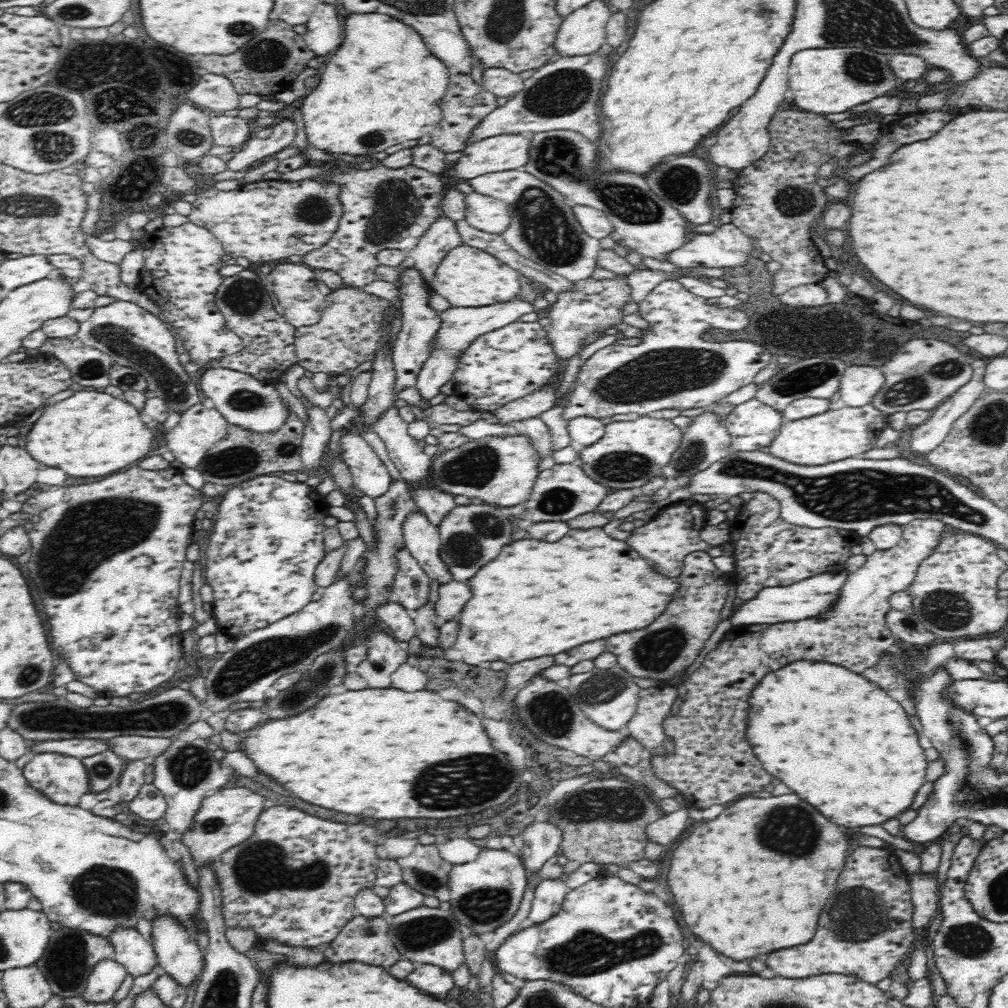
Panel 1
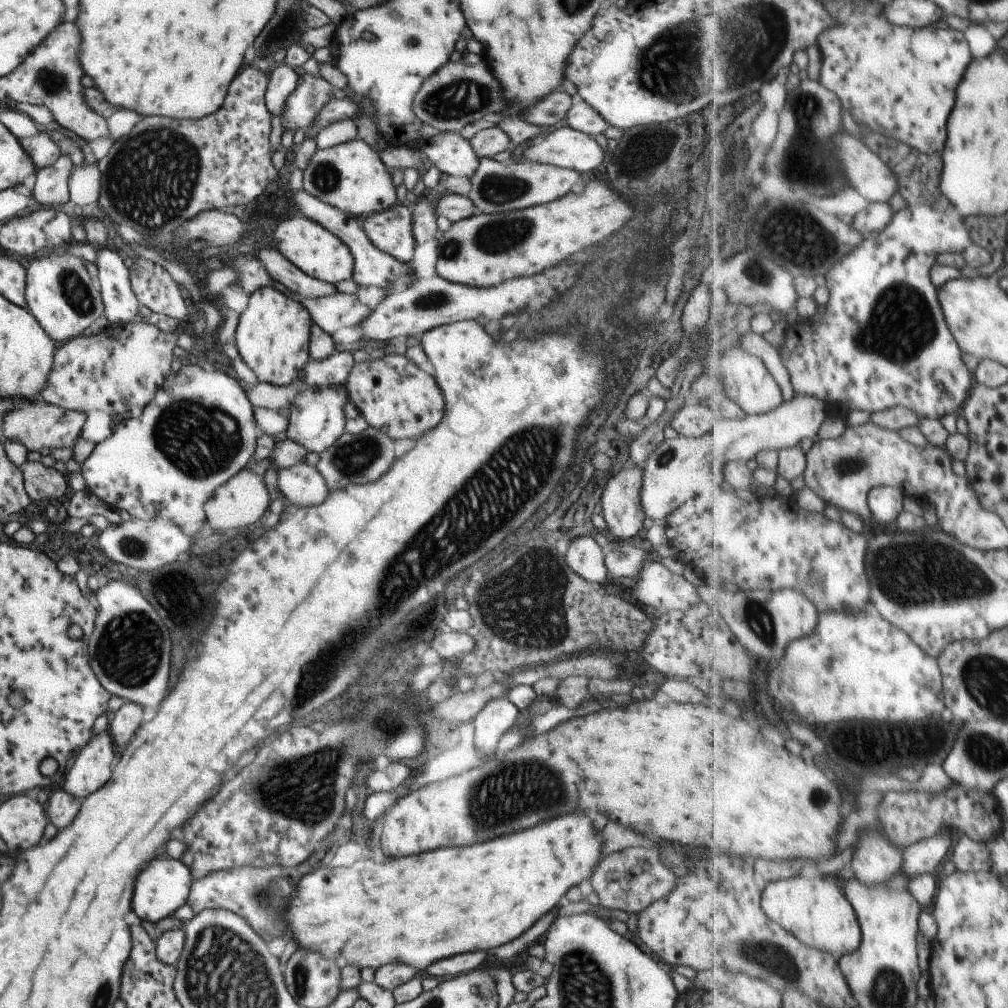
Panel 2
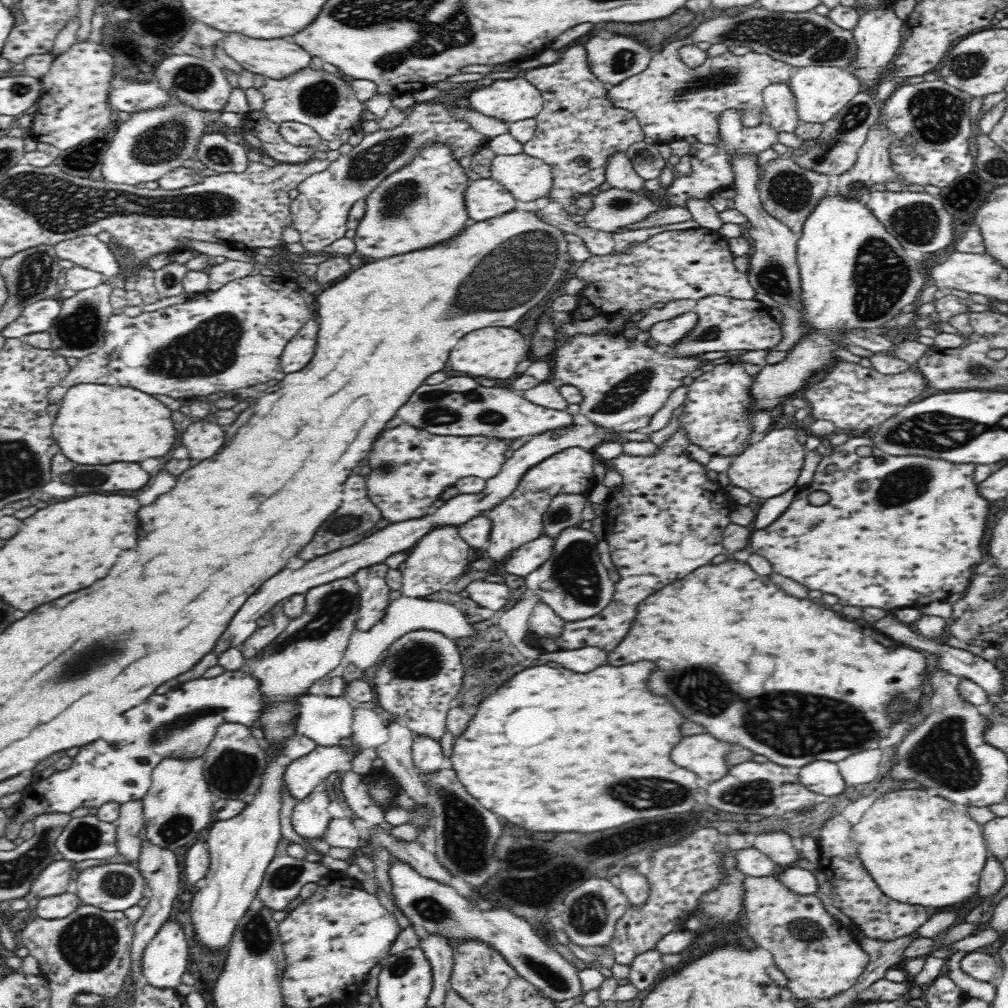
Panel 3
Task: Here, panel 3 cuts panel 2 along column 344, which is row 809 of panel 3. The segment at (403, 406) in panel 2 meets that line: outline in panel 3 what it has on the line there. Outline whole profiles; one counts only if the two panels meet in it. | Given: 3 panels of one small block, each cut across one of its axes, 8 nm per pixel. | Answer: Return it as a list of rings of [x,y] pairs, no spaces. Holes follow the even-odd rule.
[[[372,769],[366,773],[363,778],[368,789],[368,797],[374,801],[376,805],[386,810],[392,810],[392,806],[396,806],[395,798],[400,786],[396,783],[393,774],[388,773],[386,769]]]

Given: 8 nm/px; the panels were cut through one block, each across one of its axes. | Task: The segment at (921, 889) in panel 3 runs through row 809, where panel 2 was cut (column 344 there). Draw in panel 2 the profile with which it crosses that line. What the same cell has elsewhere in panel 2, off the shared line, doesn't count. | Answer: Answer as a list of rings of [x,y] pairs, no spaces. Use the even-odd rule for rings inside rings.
[[[565,814],[565,816],[557,816],[557,818],[551,818],[551,820],[545,820],[543,824],[537,824],[537,826],[533,826],[533,828],[527,828],[527,830],[519,830],[519,832],[513,832],[513,834],[507,834],[507,836],[499,836],[499,838],[493,838],[493,840],[485,840],[485,842],[479,842],[479,844],[471,844],[471,846],[459,846],[459,848],[443,848],[443,850],[433,850],[433,852],[429,852],[429,854],[417,854],[417,856],[413,856],[413,858],[399,858],[397,859],[387,859],[383,864],[375,864],[373,860],[369,860],[369,856],[367,855],[367,860],[357,860],[355,862],[355,866],[353,868],[319,868],[319,870],[315,870],[315,872],[311,872],[311,874],[305,874],[301,880],[299,880],[299,884],[297,884],[297,898],[293,898],[293,902],[289,904],[289,910],[287,910],[287,922],[289,922],[289,928],[291,928],[291,932],[293,932],[293,938],[301,944],[301,946],[305,946],[305,948],[311,948],[311,950],[317,950],[321,956],[329,956],[329,958],[335,958],[337,960],[337,964],[341,966],[341,964],[357,964],[359,968],[363,968],[363,966],[369,966],[369,968],[374,968],[377,970],[379,966],[383,966],[383,964],[391,964],[391,962],[403,962],[403,964],[411,964],[413,969],[419,971],[424,970],[427,964],[431,964],[431,962],[435,962],[435,960],[439,960],[439,958],[445,958],[445,956],[451,956],[451,954],[461,954],[461,952],[475,952],[475,950],[491,950],[491,948],[497,948],[497,946],[503,946],[503,944],[507,944],[507,942],[511,942],[511,940],[515,940],[515,938],[519,938],[529,926],[533,926],[543,914],[547,914],[547,912],[551,912],[557,904],[559,904],[559,900],[563,898],[563,894],[571,888],[571,886],[575,886],[575,884],[579,884],[579,882],[583,882],[583,880],[589,880],[593,875],[593,872],[598,864],[598,860],[601,856],[601,834],[595,830],[595,826],[591,824],[591,820],[589,820],[589,816],[585,816],[585,814]]]

